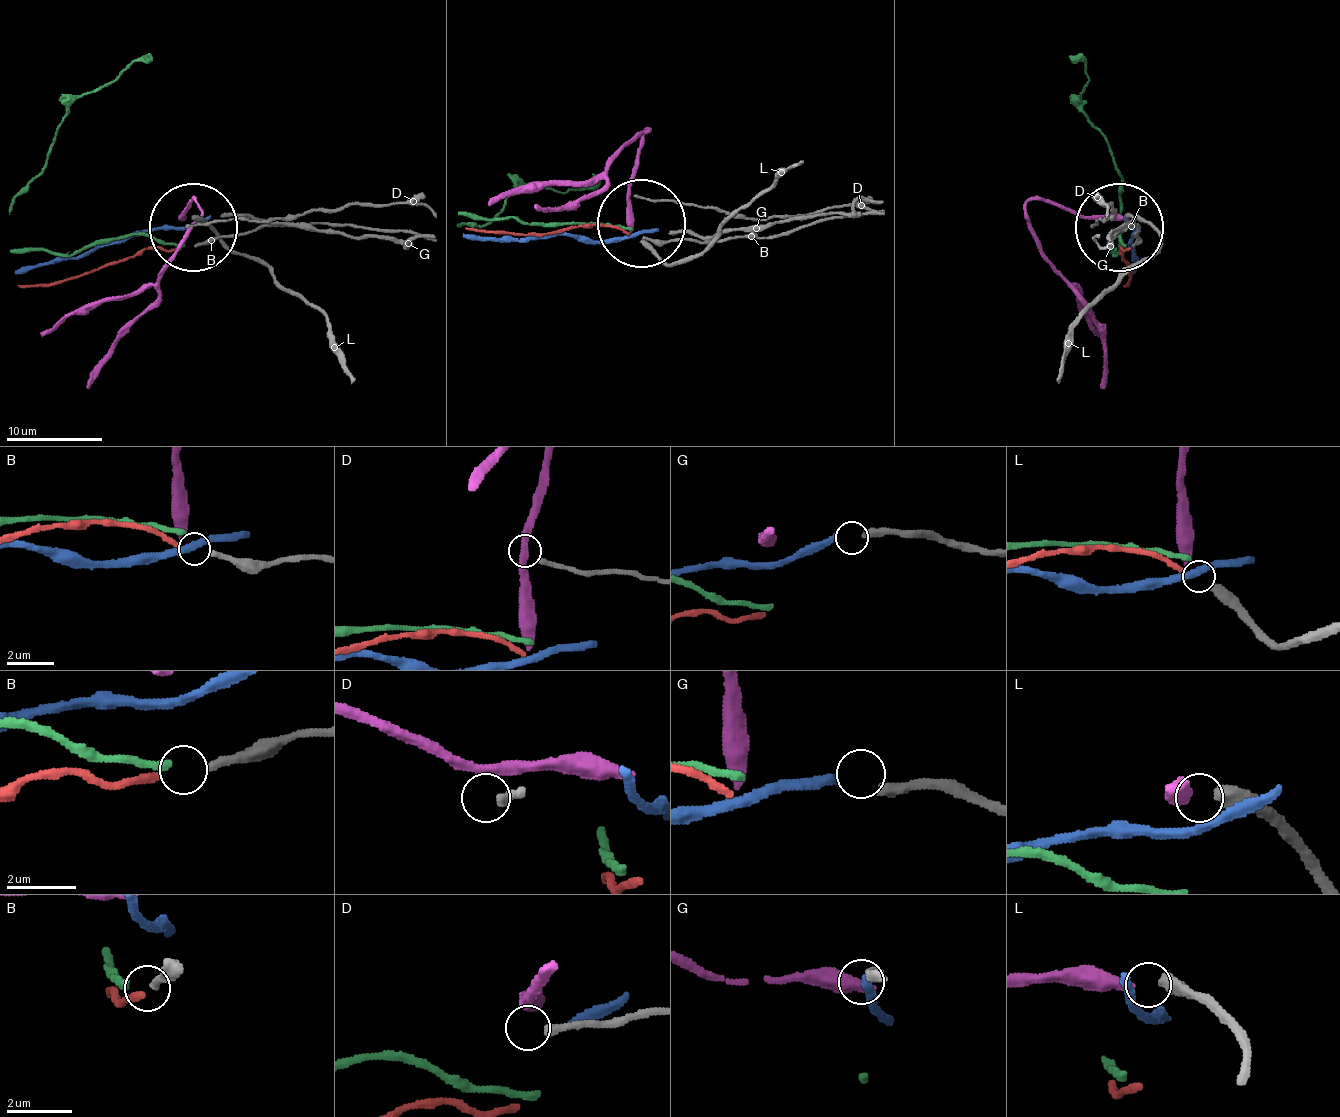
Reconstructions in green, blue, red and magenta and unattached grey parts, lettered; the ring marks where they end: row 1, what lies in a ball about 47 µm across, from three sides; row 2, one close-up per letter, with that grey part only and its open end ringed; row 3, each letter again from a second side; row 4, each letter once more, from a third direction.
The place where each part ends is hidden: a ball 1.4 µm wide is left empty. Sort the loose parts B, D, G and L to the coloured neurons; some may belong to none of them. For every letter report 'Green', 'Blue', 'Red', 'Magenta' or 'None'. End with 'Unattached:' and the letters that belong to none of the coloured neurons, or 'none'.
B: Red
D: None
G: Blue
L: Magenta
Unattached: D

